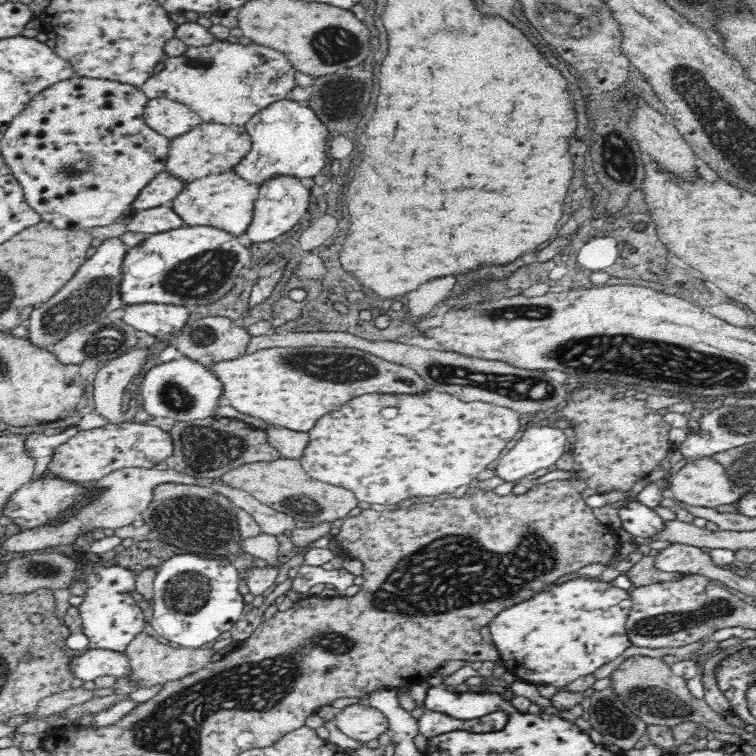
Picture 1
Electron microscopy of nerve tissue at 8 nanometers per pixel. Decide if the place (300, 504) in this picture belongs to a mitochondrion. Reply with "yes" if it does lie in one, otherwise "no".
yes

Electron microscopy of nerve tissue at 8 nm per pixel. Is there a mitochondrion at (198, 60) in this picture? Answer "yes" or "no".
yes

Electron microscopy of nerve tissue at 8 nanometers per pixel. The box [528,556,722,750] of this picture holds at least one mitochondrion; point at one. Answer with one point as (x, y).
(659, 702)

